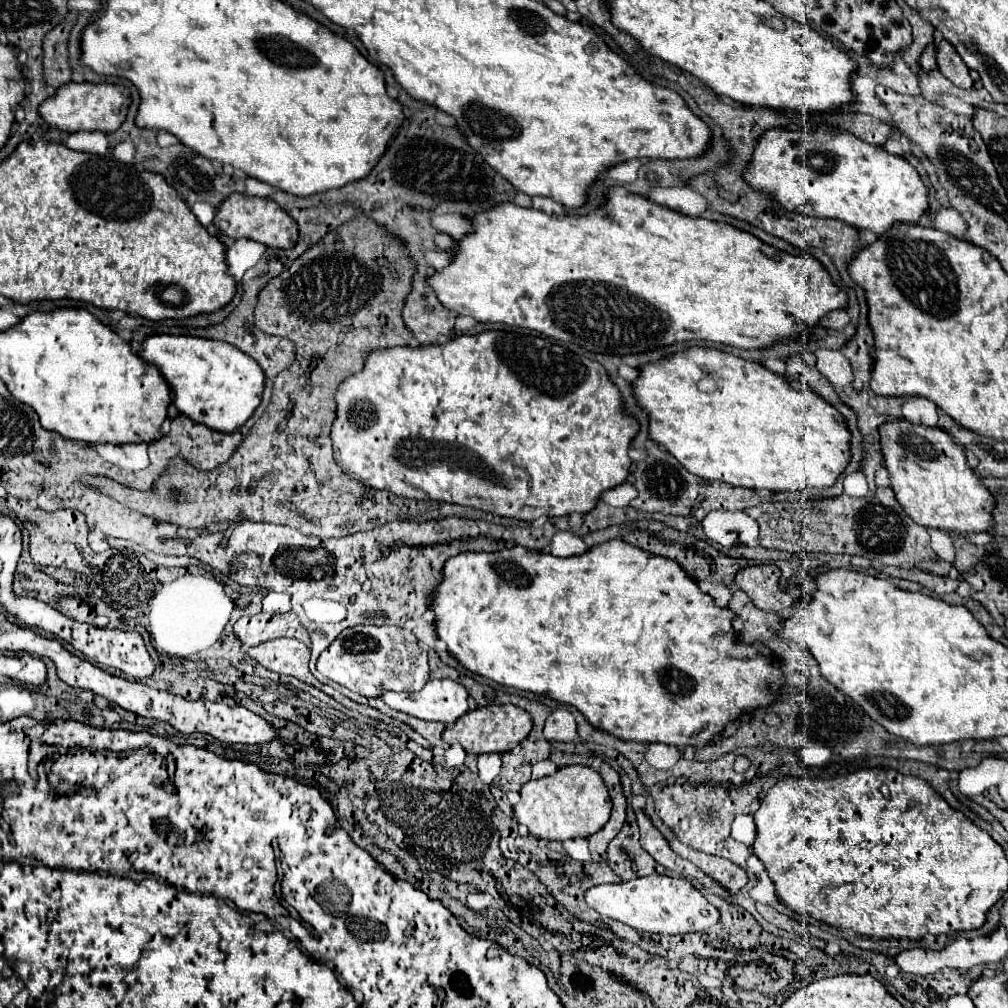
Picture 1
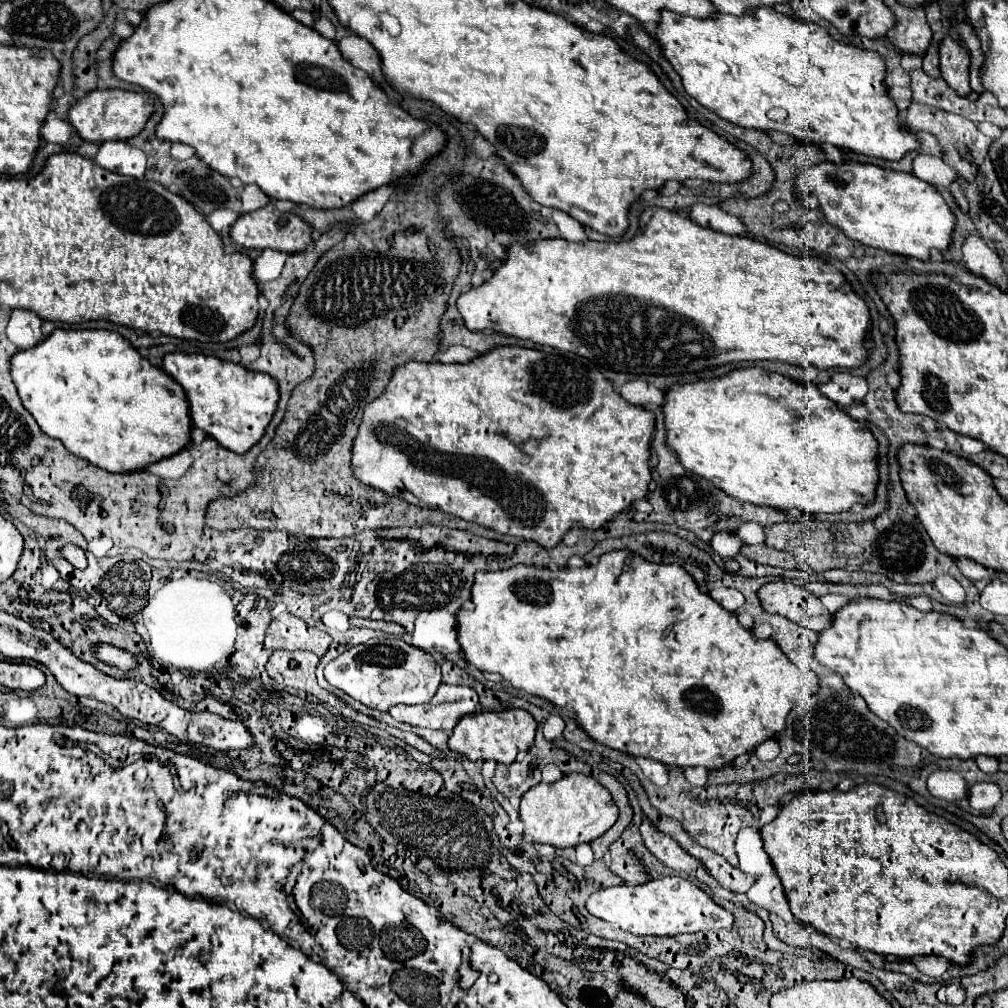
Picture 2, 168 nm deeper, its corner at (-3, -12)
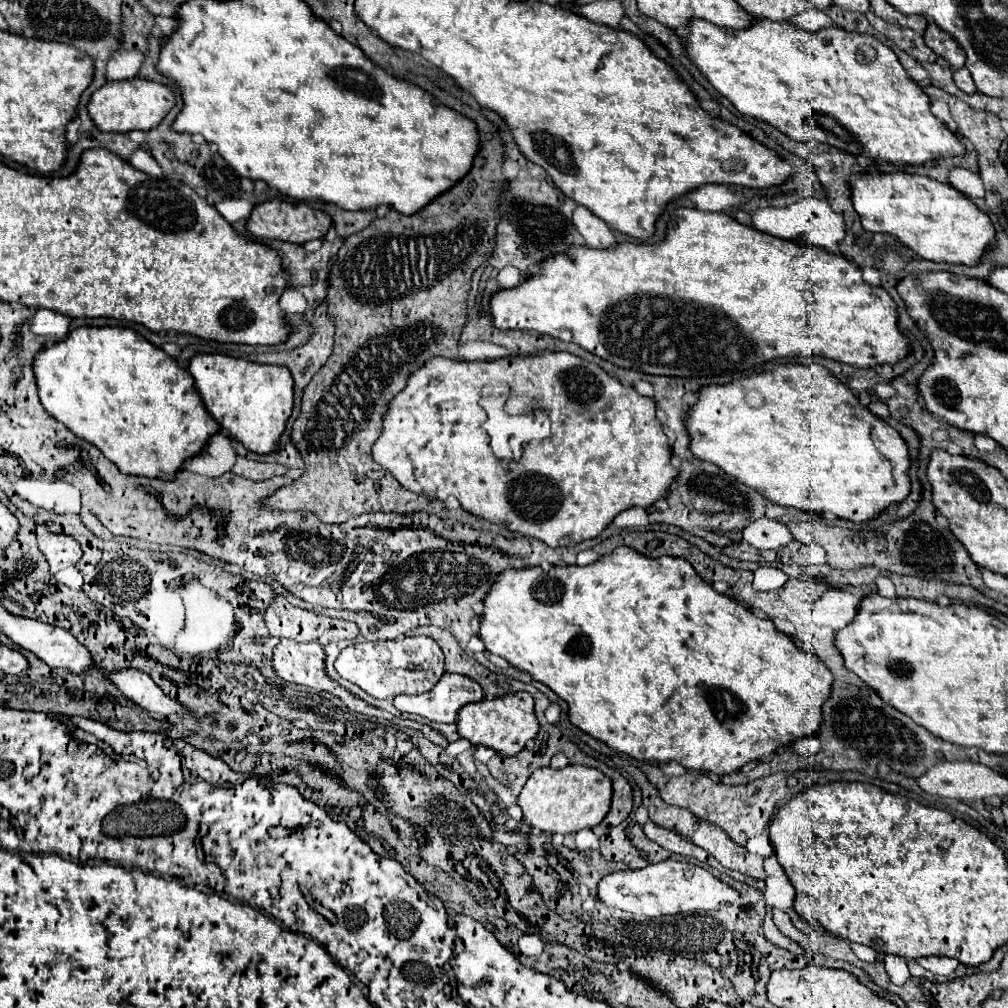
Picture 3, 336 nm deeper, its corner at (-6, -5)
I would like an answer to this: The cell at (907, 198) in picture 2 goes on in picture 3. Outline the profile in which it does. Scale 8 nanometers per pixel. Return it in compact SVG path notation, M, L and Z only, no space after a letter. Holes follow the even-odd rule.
M905 172L857 174L857 176L851 176L851 192L853 192L853 196L851 196L853 206L855 206L857 214L861 216L861 224L867 232L891 234L925 260L977 266L981 262L983 254L995 244L997 230L995 230L991 218L985 212L981 212L963 192L955 190L949 184L931 180L927 176L905 174Z

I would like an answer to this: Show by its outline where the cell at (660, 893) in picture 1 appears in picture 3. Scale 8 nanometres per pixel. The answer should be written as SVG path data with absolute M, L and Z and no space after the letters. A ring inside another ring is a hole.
M665 860L665 862L649 864L639 870L619 870L619 872L607 874L599 882L599 898L607 906L655 918L655 916L679 914L683 912L681 906L691 906L693 910L719 910L735 902L737 890L721 882L701 866L695 866L683 860L681 862Z

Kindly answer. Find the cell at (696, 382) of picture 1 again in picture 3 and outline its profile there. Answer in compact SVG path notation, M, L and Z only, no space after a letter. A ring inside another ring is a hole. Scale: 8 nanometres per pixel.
M781 364L771 372L753 374L749 378L733 380L731 384L705 386L699 390L699 402L695 406L691 406L691 410L687 412L687 430L691 434L691 452L697 458L707 460L711 464L717 464L729 476L735 476L745 486L755 488L767 500L771 500L773 504L779 504L779 506L793 506L796 510L818 513L823 516L832 514L837 518L861 524L861 522L869 522L869 520L877 518L889 506L901 504L911 492L911 480L909 480L911 456L909 456L909 448L907 448L905 440L901 438L901 434L895 428L891 428L887 422L883 422L879 416L875 416L867 406L863 406L859 402L859 398L855 396L855 392L851 388L847 388L843 382L839 382L821 364Z

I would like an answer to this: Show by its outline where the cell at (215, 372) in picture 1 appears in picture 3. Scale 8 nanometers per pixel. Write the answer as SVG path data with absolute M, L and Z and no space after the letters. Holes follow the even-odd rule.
M197 354L189 364L189 372L195 378L195 388L209 414L221 424L221 428L229 430L235 440L255 454L271 454L279 450L279 438L285 432L295 398L293 376L287 368L223 354Z

